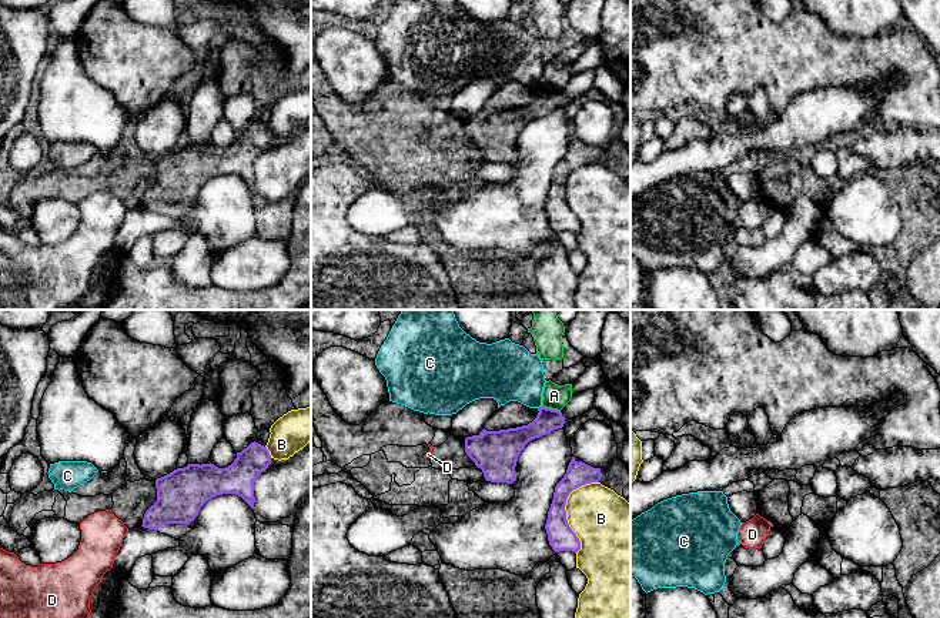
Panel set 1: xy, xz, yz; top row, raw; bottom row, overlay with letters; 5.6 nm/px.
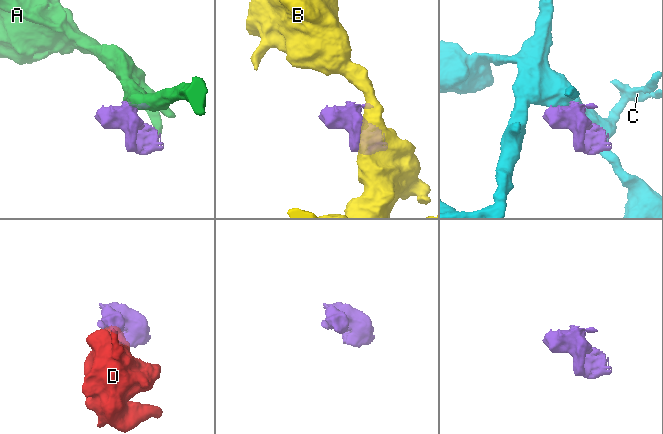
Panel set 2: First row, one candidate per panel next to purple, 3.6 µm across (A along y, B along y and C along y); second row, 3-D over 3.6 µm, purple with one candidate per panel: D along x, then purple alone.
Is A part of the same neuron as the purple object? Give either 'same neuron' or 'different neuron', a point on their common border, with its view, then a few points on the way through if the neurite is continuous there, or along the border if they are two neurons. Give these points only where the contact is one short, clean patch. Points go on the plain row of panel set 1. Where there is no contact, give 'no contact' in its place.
different neuron | xz (551, 89)

